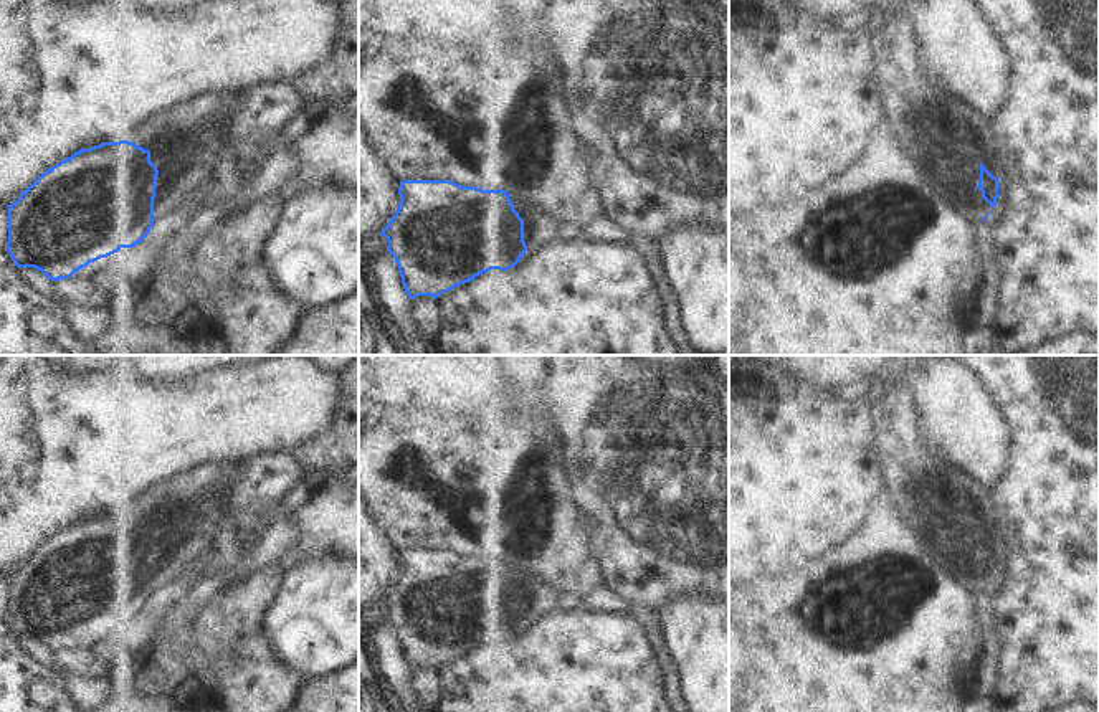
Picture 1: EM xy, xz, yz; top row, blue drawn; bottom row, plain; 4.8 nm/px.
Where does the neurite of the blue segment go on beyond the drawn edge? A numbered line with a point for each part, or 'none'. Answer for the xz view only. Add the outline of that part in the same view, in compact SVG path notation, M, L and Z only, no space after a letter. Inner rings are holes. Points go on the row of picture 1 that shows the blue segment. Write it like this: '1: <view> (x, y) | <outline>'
1: xz (539, 228) | M535 206L524 220L524 241L529 251L540 249L555 240L557 226L562 221L547 215L540 206Z

